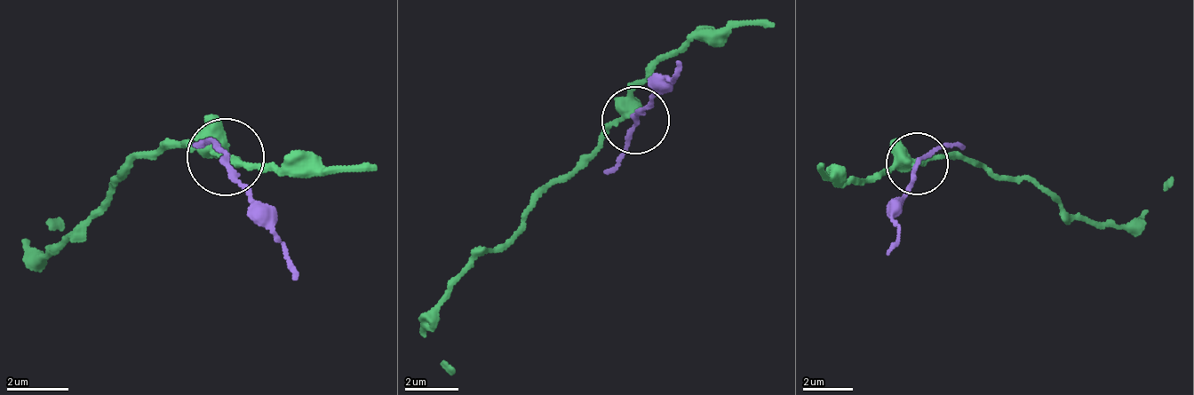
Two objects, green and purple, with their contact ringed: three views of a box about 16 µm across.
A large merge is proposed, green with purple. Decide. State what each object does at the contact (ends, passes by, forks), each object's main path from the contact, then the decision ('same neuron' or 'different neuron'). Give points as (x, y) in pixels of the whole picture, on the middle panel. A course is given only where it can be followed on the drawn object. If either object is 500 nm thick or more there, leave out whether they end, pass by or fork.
green forks; purple passes by; course green (633, 114), (615, 118), (559, 178), (543, 188), (516, 234), (457, 280), (427, 338), (453, 373); course purple (633, 121), (678, 63); different neuron

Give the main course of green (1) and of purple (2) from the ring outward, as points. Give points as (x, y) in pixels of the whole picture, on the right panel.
1: (912, 166), (975, 161), (990, 176), (1037, 181), (1094, 223), (1150, 211), (1170, 175)
2: (919, 165), (889, 256)

